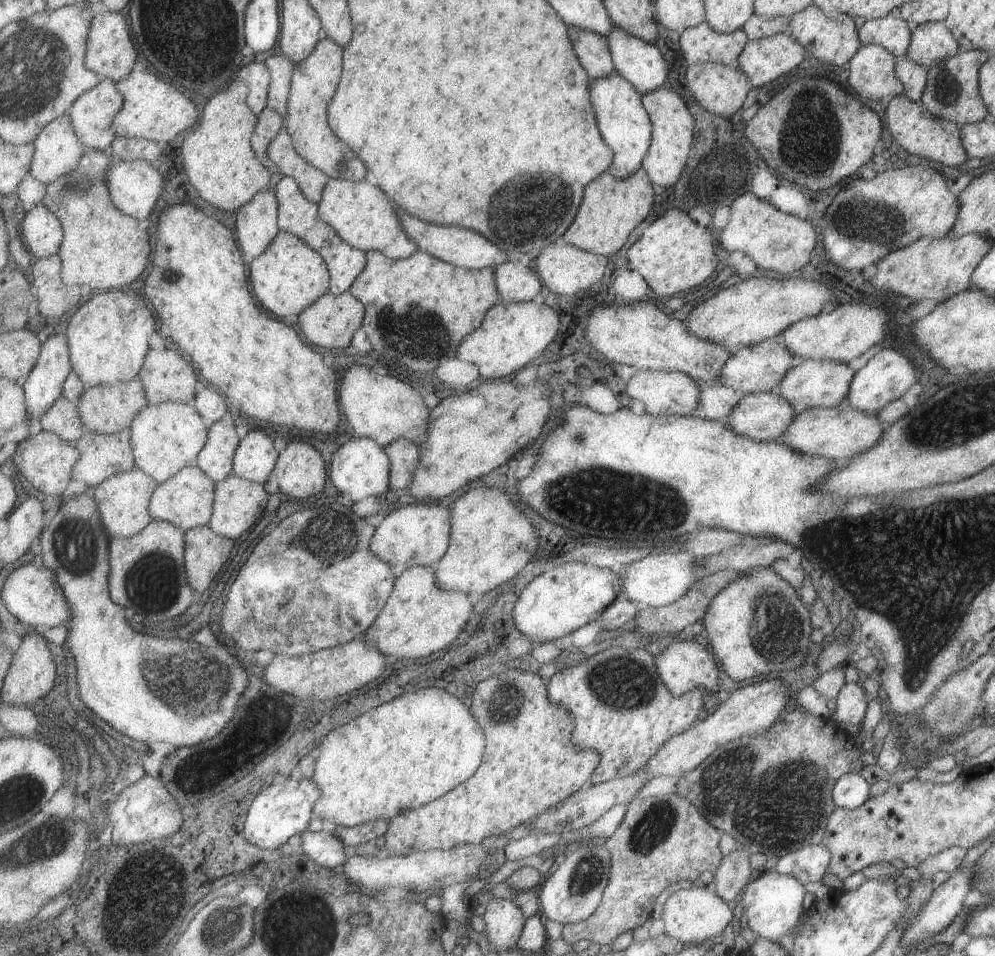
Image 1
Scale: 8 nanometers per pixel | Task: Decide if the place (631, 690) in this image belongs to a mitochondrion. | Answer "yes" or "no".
yes

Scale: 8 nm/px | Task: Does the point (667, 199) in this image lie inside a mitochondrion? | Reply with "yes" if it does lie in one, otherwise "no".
no

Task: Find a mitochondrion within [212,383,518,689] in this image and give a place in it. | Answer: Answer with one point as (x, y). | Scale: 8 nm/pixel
(347, 533)

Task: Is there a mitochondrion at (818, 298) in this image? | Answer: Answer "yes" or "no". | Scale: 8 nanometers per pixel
no

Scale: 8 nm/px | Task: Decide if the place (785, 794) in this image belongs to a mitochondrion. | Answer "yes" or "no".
yes

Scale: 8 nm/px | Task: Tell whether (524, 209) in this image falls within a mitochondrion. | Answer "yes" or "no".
yes

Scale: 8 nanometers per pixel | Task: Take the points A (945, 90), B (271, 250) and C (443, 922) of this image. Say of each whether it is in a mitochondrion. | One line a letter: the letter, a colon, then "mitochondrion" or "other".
A: mitochondrion
B: other
C: other

